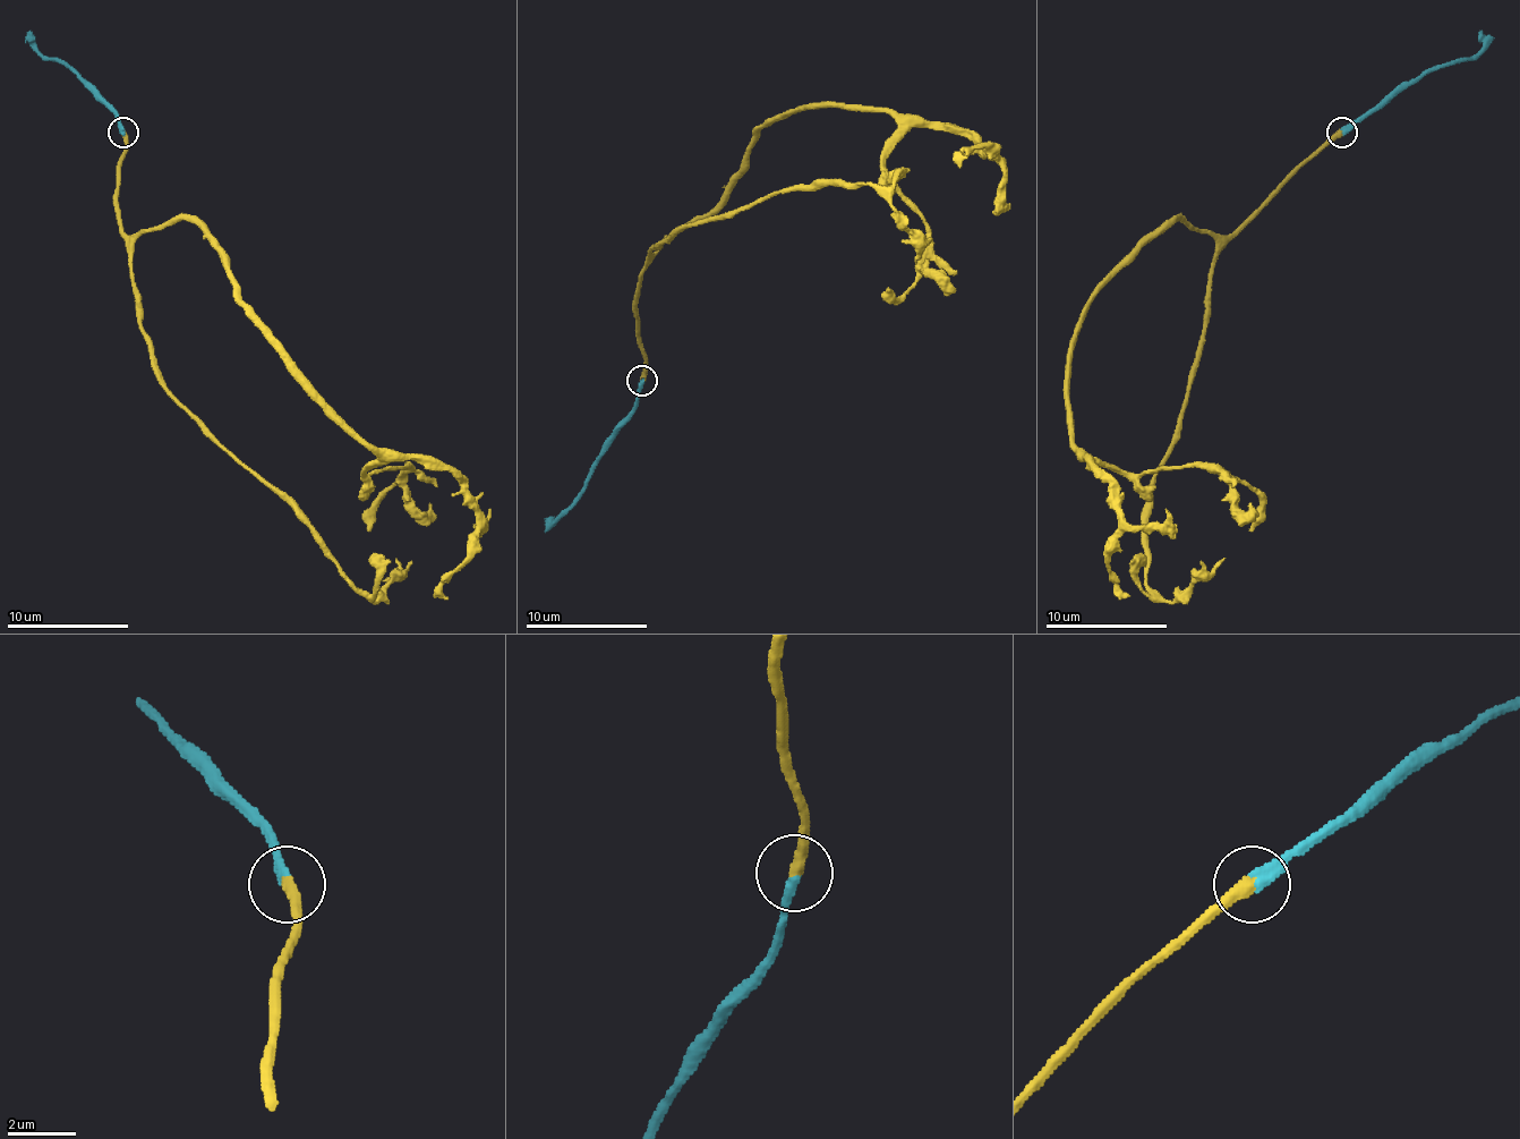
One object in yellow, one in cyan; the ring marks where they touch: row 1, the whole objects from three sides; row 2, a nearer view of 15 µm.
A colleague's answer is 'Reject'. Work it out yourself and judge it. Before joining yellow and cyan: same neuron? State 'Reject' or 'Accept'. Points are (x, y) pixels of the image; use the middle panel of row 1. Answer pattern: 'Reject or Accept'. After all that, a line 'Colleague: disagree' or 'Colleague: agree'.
Accept
Colleague: disagree

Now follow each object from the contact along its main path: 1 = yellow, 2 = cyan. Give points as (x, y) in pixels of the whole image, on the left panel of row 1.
1: (122, 133), (119, 227), (137, 236), (191, 218), (246, 315), (380, 456), (365, 474), (410, 467), (368, 532)
2: (122, 130), (116, 115), (65, 64), (49, 60), (34, 45), (31, 30)

